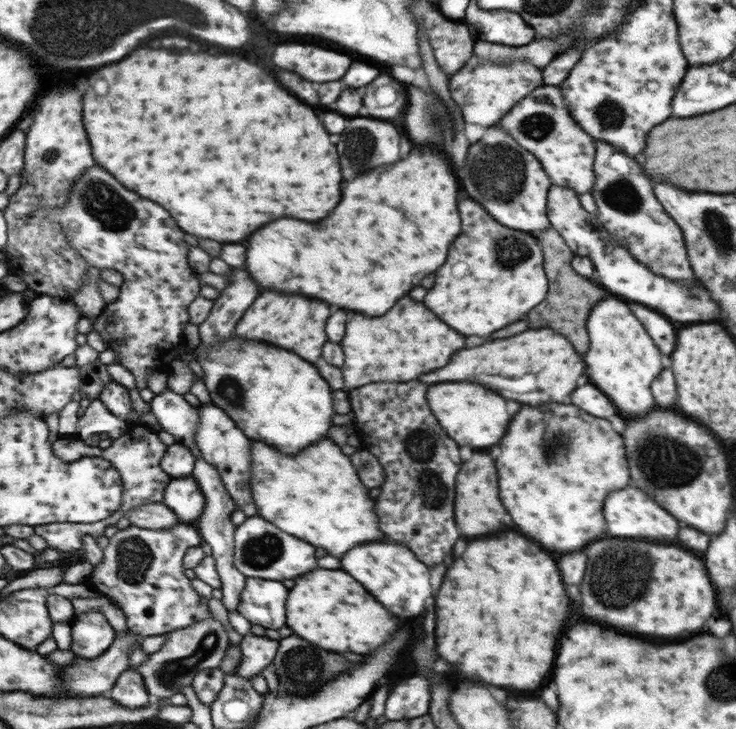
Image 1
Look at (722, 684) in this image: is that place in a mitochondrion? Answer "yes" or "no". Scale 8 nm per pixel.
yes

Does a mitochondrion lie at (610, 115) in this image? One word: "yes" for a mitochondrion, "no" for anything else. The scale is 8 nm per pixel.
yes

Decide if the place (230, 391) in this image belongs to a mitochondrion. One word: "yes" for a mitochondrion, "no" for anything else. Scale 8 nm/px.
yes

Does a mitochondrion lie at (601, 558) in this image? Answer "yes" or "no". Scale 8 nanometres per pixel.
yes

